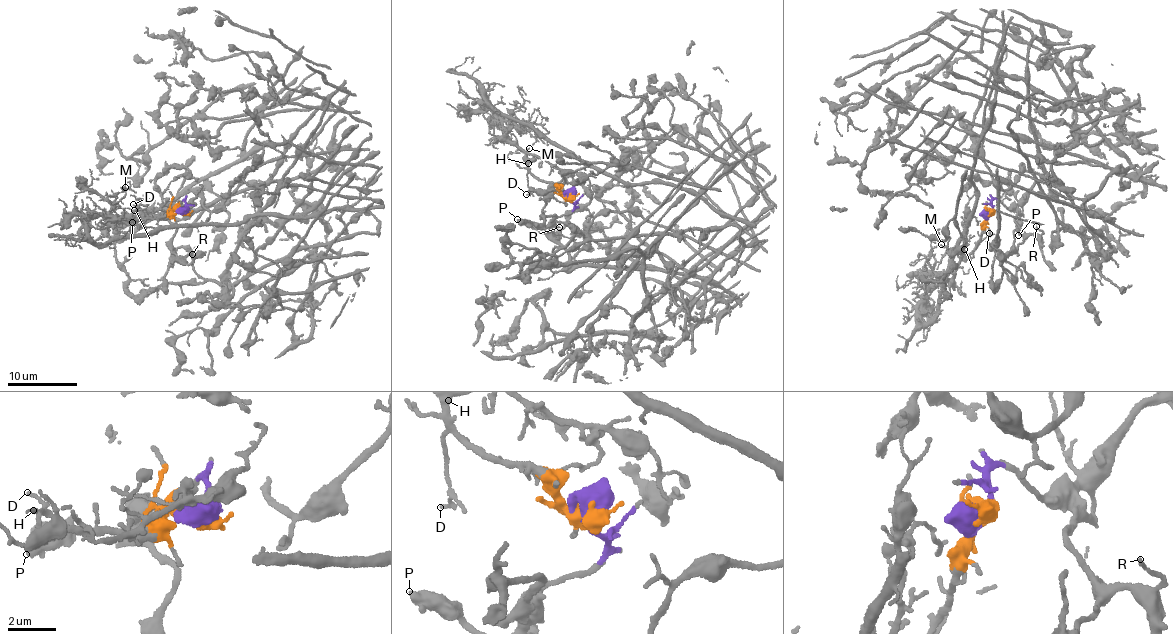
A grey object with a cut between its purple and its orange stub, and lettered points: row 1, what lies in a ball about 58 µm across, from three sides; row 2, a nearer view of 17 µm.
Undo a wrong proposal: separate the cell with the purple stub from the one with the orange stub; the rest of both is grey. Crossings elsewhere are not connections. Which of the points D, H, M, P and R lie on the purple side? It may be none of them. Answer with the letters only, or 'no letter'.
P, R

